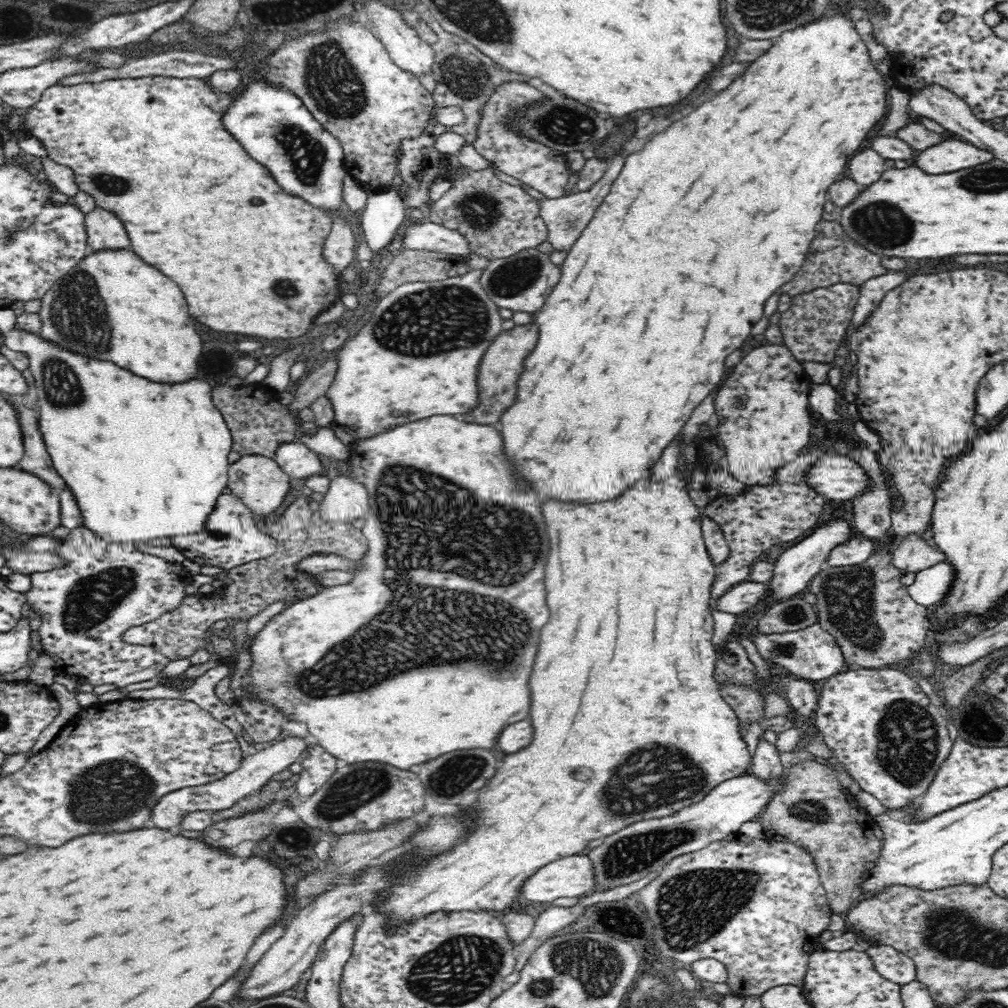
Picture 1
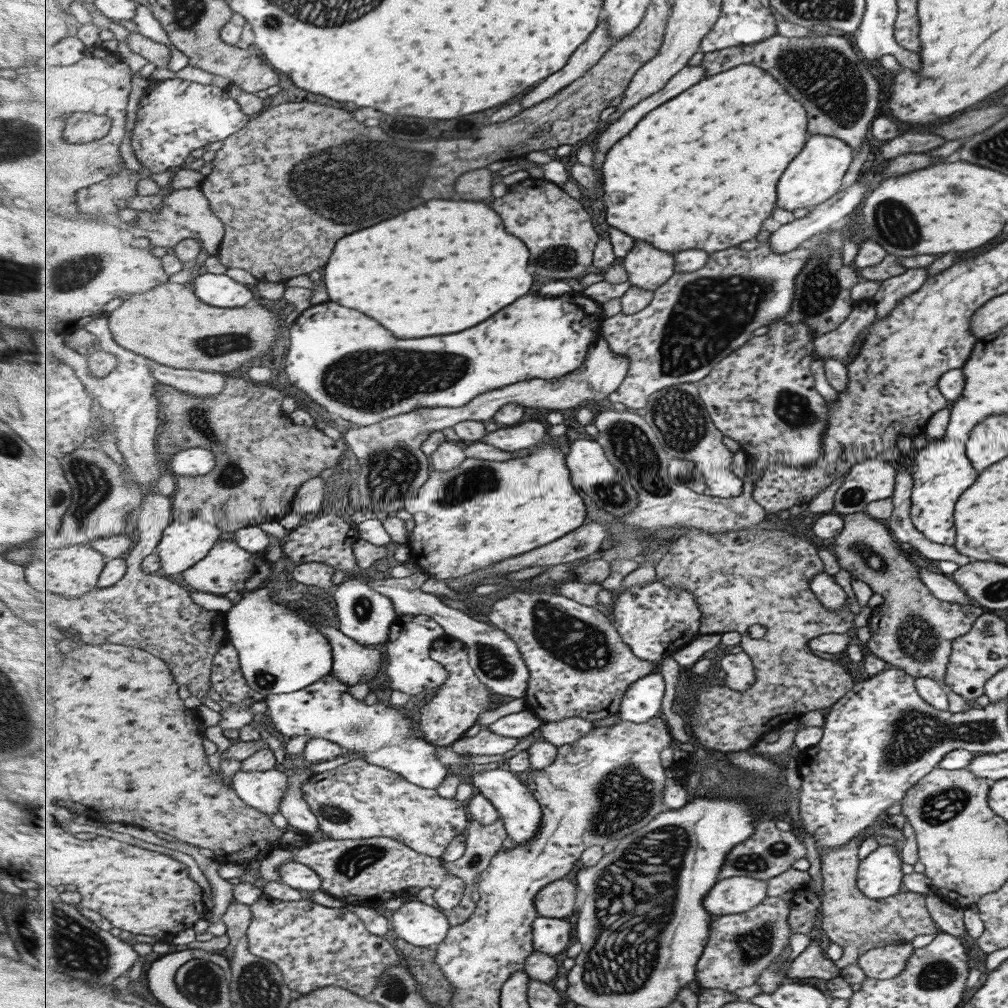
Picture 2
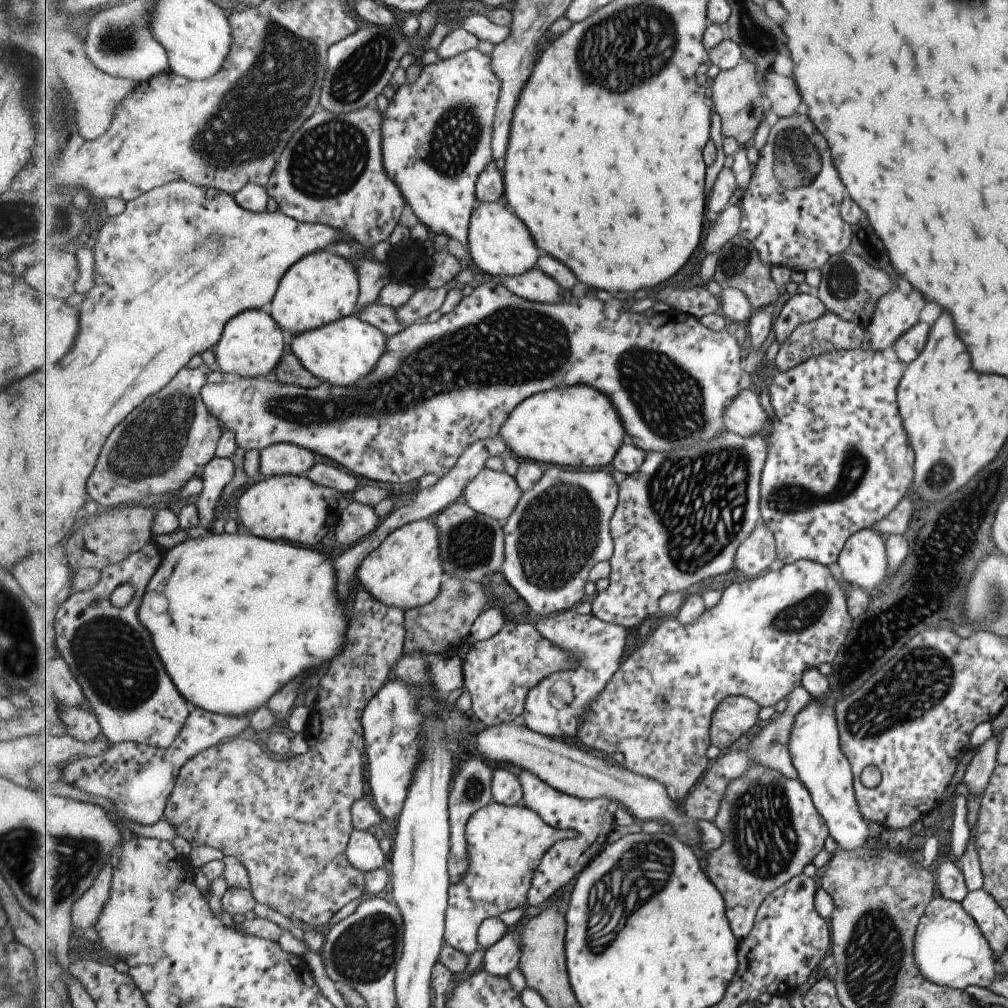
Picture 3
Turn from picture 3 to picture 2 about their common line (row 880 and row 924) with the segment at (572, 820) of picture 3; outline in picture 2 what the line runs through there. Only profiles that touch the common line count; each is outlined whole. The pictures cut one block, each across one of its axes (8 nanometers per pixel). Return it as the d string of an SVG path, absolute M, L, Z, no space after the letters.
M537 917L534 920L534 947L549 956L561 958L569 948L573 926L567 919Z

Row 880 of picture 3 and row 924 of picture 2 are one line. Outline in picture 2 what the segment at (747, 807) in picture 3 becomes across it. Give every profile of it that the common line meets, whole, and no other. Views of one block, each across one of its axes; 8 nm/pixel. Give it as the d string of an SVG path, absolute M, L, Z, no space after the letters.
M784 896L767 897L749 913L721 915L714 918L706 952L698 962L697 981L704 989L737 992L755 984L762 972L781 956L793 934L790 929L790 912L793 906Z

